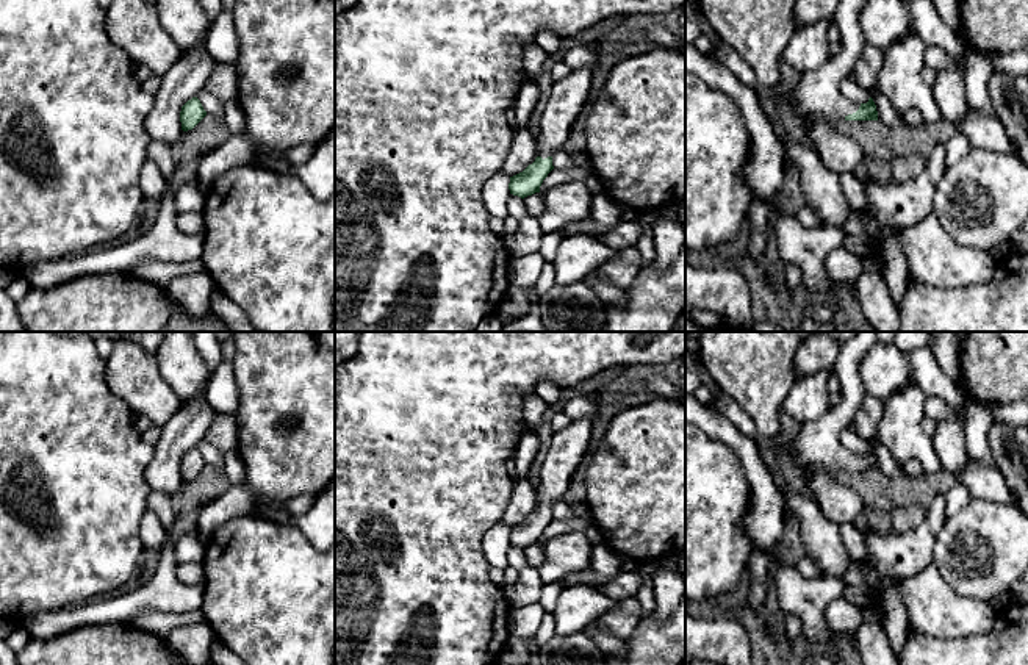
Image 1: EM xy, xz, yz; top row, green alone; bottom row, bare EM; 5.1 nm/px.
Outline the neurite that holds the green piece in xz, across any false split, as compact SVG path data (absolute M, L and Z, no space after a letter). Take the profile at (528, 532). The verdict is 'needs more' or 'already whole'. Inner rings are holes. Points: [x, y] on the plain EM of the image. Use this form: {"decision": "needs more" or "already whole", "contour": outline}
{"decision": "needs more", "contour": "M587 419L571 421L554 432L546 458L540 468L537 488L538 507L523 523L510 527L510 545L521 549L540 543L540 537L554 519L552 502L563 496L590 446L593 424Z"}

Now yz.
{"decision": "needs more", "contour": "M859 332L842 344L832 371L840 382L840 402L821 418L798 426L790 444L795 465L809 474L811 498L837 527L853 523L864 509L859 494L842 485L836 476L843 469L878 471L872 448L867 454L854 454L840 443L842 429L853 421L865 397L859 363L876 341L878 332Z"}

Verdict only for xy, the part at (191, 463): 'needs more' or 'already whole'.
already whole

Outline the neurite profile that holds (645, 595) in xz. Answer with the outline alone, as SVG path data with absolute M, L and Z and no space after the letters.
M645 577L642 587L635 593L635 599L642 609L642 620L649 618L656 612L656 596L652 581Z

